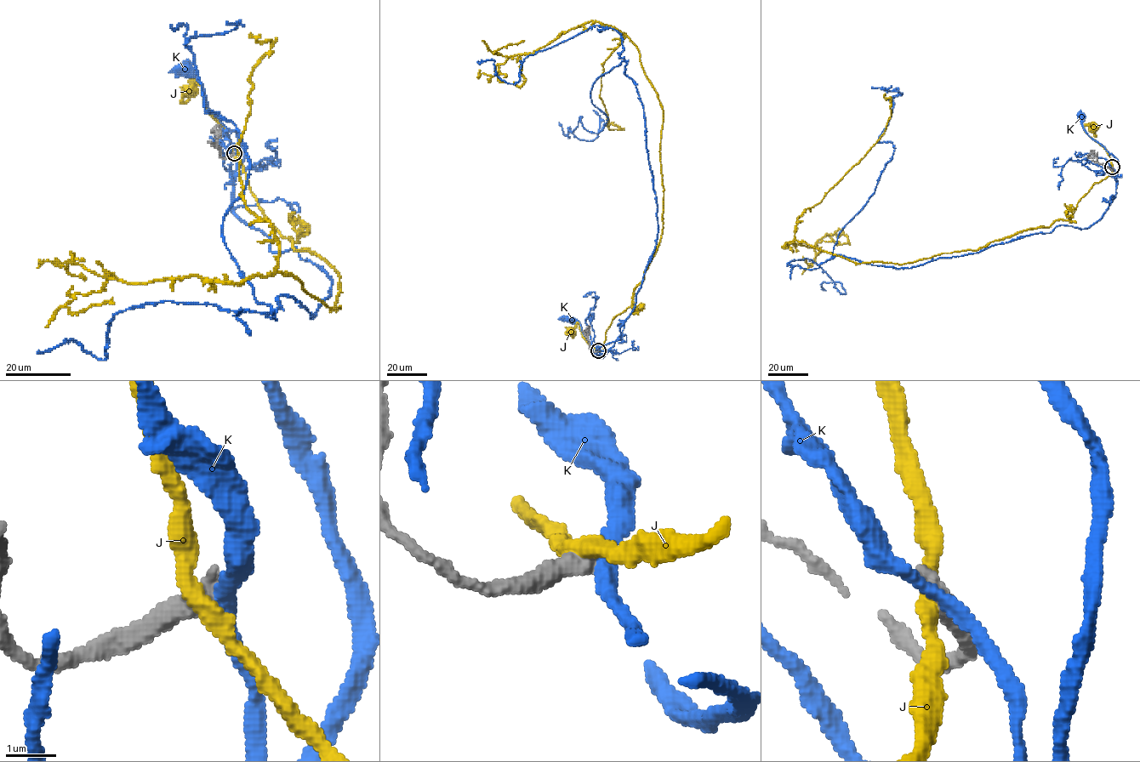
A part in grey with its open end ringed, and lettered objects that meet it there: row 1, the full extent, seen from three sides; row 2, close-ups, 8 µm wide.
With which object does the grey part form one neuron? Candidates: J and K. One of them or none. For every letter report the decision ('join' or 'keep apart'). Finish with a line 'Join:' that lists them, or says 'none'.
J: keep apart
K: keep apart
Join: none

